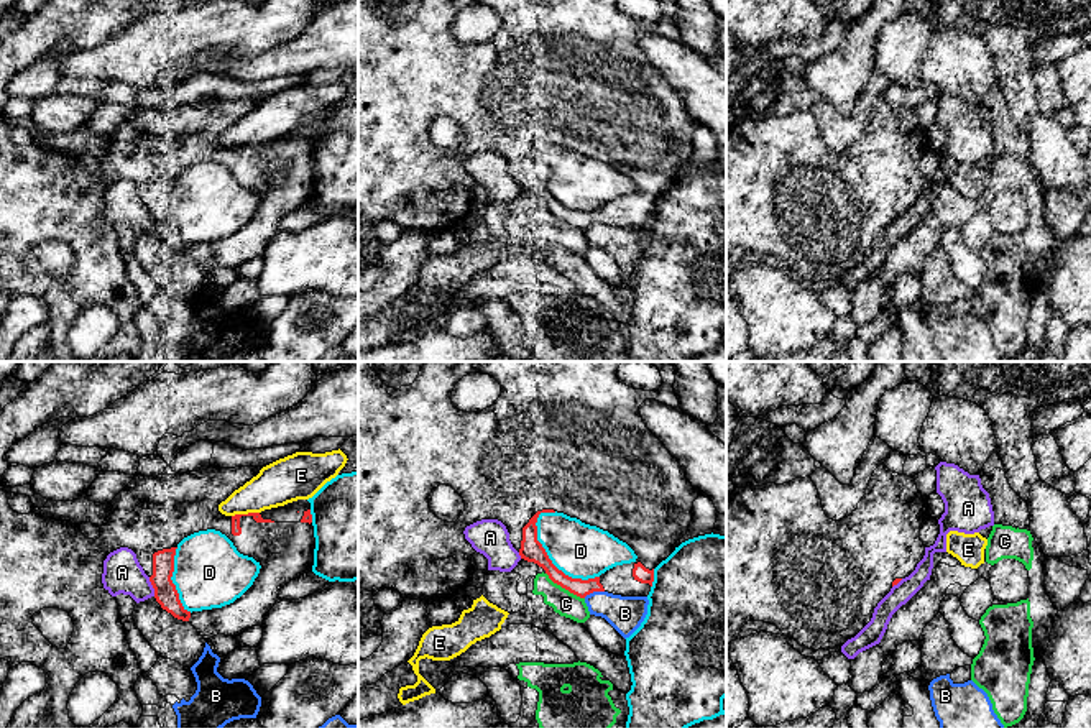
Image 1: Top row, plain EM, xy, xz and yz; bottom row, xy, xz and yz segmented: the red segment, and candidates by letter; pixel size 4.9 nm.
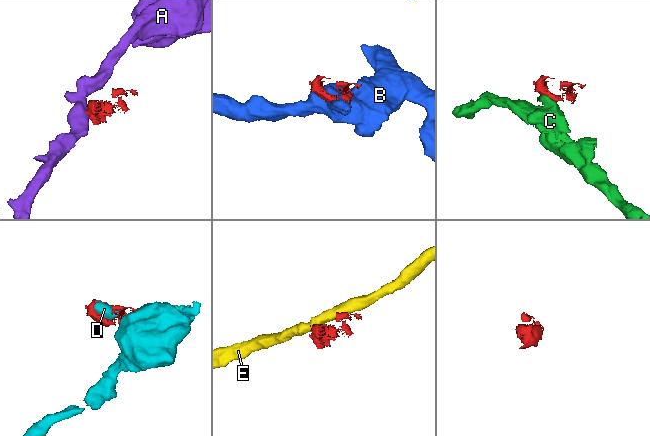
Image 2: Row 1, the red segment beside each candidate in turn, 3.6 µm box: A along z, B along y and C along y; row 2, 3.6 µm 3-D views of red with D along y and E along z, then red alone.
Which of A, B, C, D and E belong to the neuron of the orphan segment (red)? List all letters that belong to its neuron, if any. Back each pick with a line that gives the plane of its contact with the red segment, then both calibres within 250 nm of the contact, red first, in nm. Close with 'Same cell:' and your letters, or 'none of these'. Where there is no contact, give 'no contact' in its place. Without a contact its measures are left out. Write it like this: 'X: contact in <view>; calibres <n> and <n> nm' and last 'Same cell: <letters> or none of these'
Same cell: none of these

